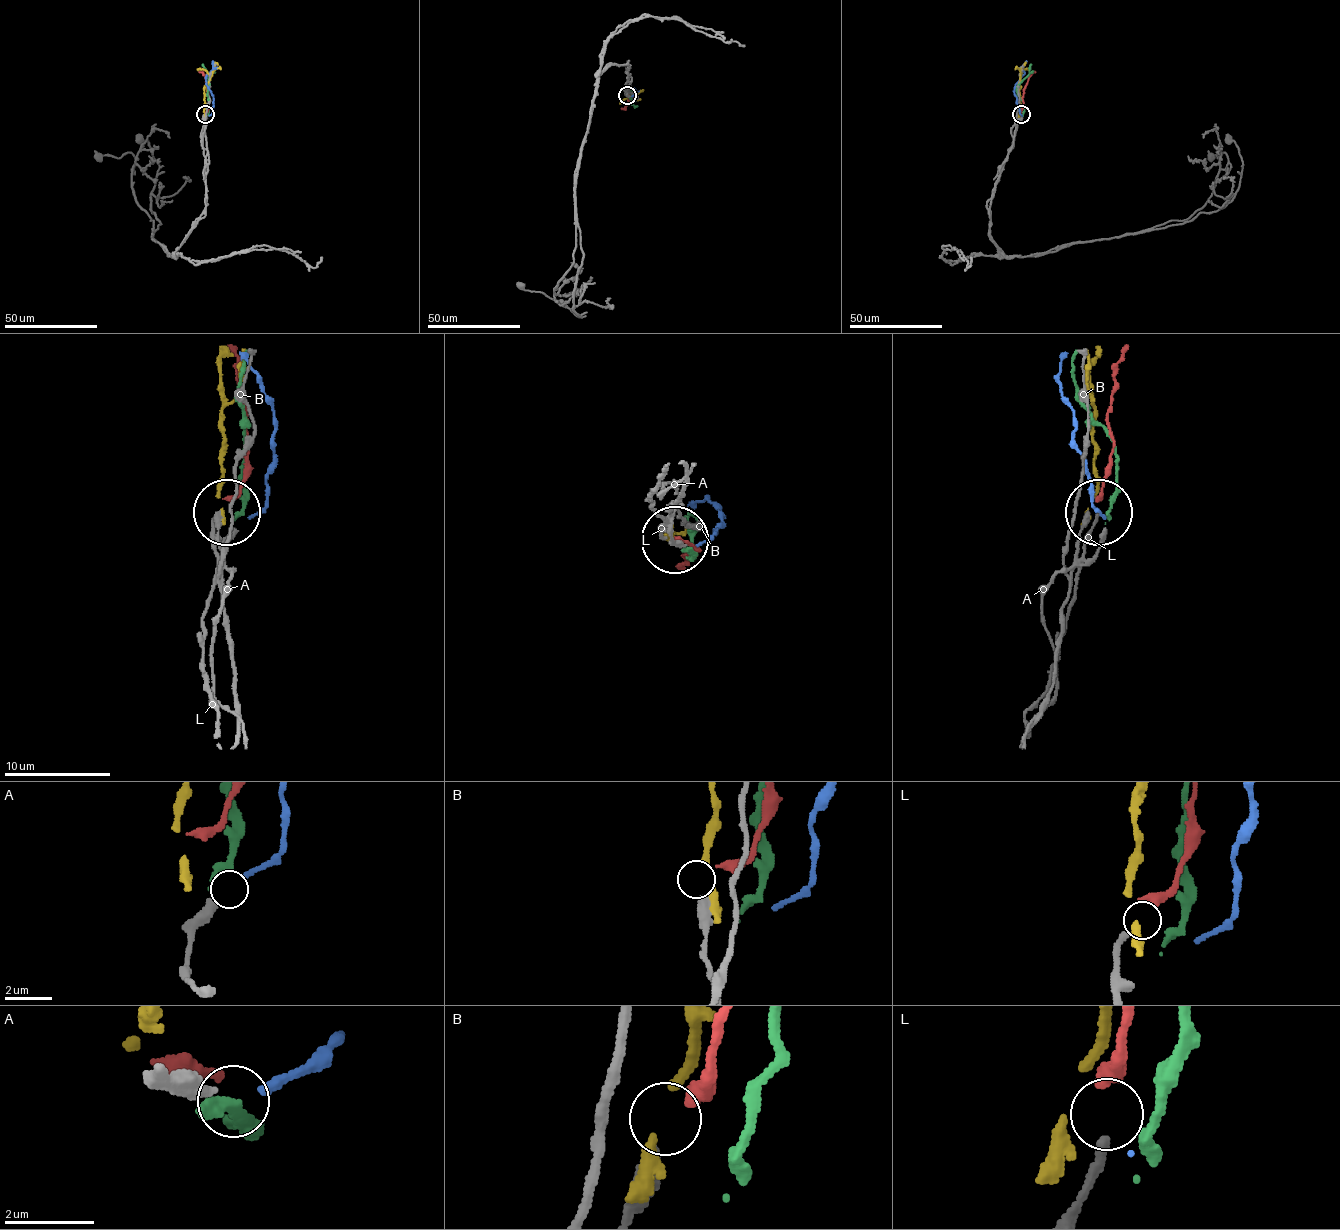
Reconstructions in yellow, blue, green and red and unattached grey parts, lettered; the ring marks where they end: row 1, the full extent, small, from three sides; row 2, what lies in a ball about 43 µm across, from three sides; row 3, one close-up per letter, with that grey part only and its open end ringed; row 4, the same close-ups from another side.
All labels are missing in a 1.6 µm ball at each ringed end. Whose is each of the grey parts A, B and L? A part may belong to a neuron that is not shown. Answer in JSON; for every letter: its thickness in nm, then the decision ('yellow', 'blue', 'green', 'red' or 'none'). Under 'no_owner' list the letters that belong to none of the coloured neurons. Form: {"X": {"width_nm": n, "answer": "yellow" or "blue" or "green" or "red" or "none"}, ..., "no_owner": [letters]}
{"A": {"width_nm": 400, "answer": "blue"}, "B": {"width_nm": 460, "answer": "none"}, "L": {"width_nm": 240, "answer": "none"}, "no_owner": ["B", "L"]}

